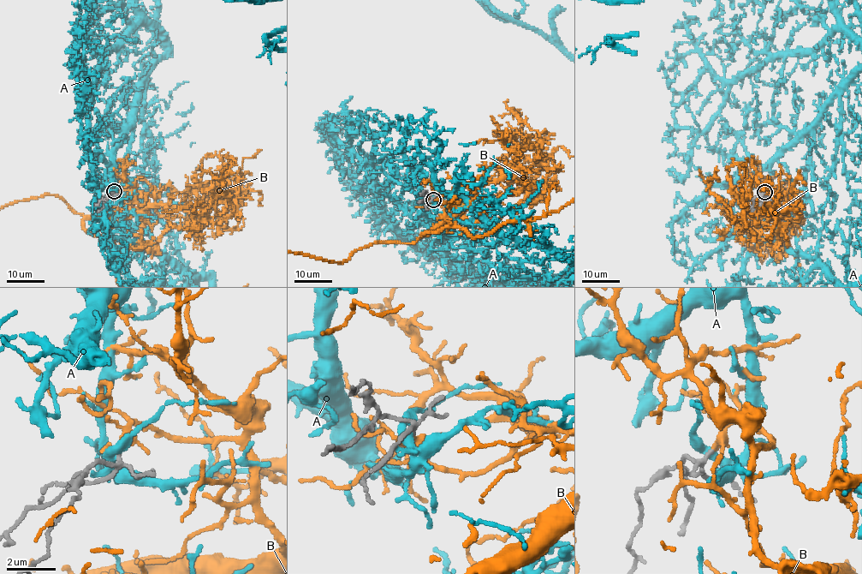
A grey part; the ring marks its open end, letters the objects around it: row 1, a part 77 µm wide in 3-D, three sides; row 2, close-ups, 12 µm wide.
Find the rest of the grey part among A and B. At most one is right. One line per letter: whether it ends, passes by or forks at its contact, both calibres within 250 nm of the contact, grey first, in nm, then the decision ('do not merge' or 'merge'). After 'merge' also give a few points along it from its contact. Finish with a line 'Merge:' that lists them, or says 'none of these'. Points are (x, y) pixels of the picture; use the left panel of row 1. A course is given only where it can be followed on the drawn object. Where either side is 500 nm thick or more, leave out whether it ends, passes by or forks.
A: it forks there; 130 nm thick on the grey side, 280 nm on the other; do not merge
B: it forks there; 120 nm thick on the grey side, 220 nm on the other; merge
Merge: B

